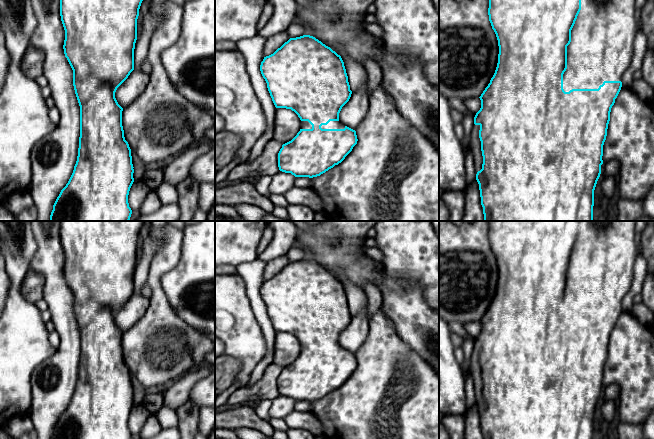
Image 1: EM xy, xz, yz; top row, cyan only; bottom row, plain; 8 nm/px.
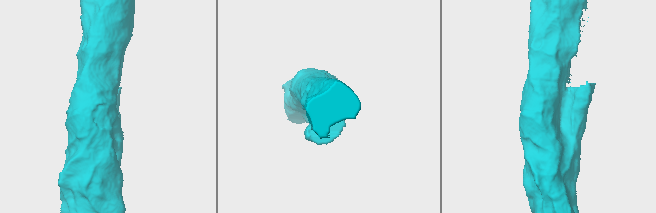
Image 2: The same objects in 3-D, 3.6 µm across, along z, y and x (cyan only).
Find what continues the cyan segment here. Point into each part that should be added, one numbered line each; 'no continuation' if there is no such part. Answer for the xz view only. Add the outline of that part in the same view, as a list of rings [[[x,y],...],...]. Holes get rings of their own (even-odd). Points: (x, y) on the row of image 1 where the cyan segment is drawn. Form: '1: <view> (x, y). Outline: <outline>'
1: xz (332, 124). Outline: [[[330,121],[327,125],[322,125],[322,129],[344,129],[345,125],[341,121]]]

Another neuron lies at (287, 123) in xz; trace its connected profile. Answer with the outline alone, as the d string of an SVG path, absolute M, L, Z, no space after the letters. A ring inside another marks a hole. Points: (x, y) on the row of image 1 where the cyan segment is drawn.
M276 108L273 139L285 144L291 141L301 129L301 120L291 109Z

